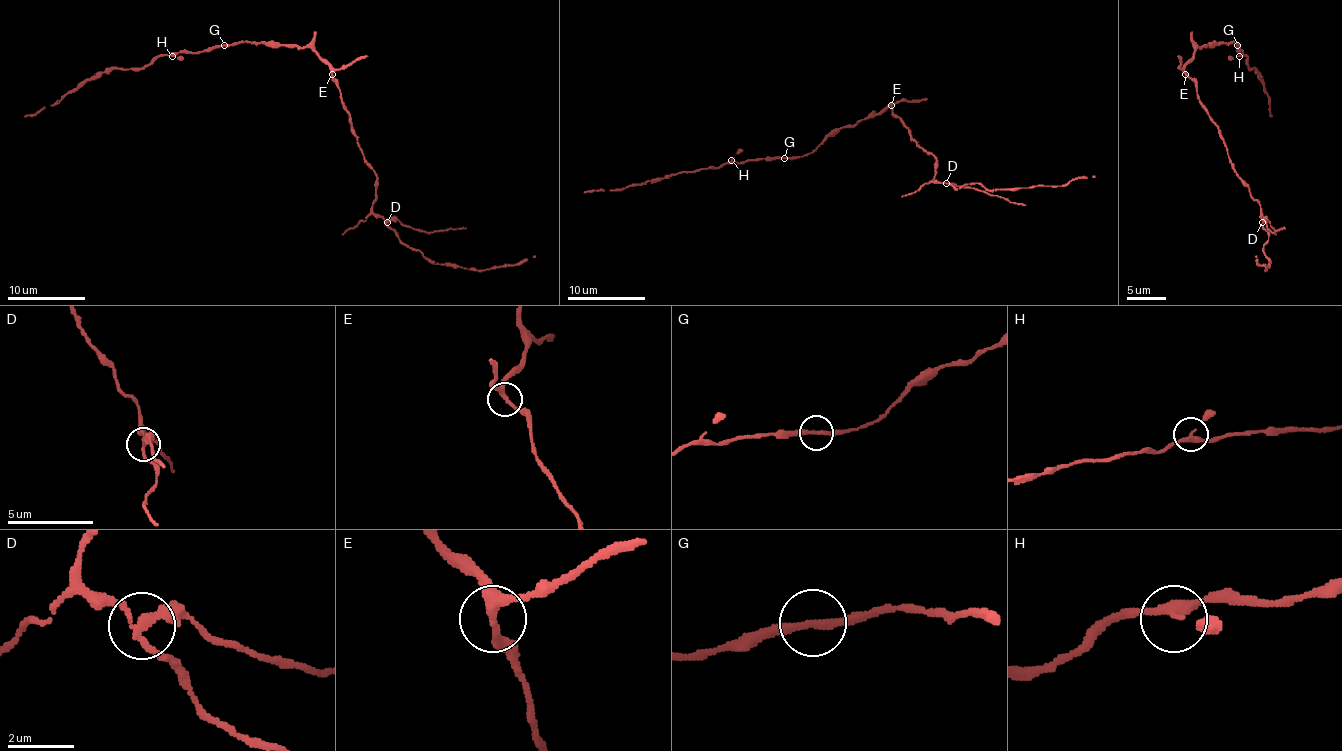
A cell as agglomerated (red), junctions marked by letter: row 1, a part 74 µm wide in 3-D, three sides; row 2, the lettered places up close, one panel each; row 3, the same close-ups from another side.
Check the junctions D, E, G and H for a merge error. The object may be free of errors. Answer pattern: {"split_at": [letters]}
{"split_at": ["D"]}

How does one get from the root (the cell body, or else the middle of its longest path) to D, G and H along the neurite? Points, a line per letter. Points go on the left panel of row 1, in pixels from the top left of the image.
D: (332, 74), (363, 158), (377, 177), (377, 201), (373, 210), (386, 222)
G: (332, 74), (308, 47), (263, 43), (224, 45)
H: (332, 74), (308, 47), (232, 43), (215, 45), (195, 53), (176, 53), (172, 56)

